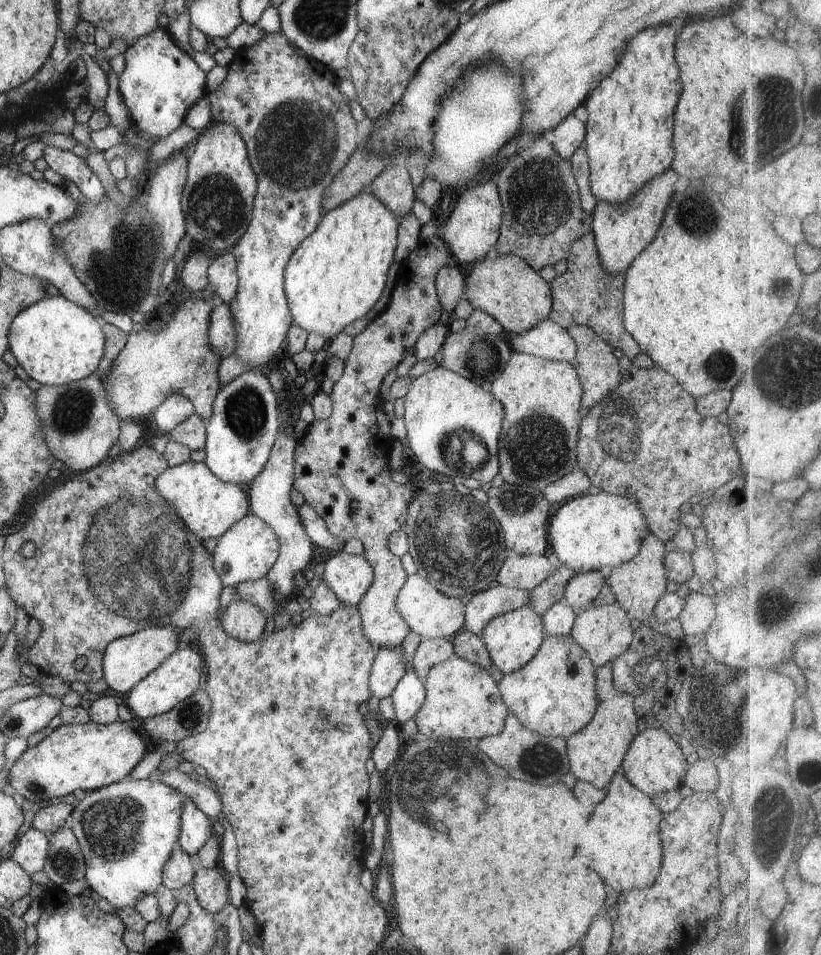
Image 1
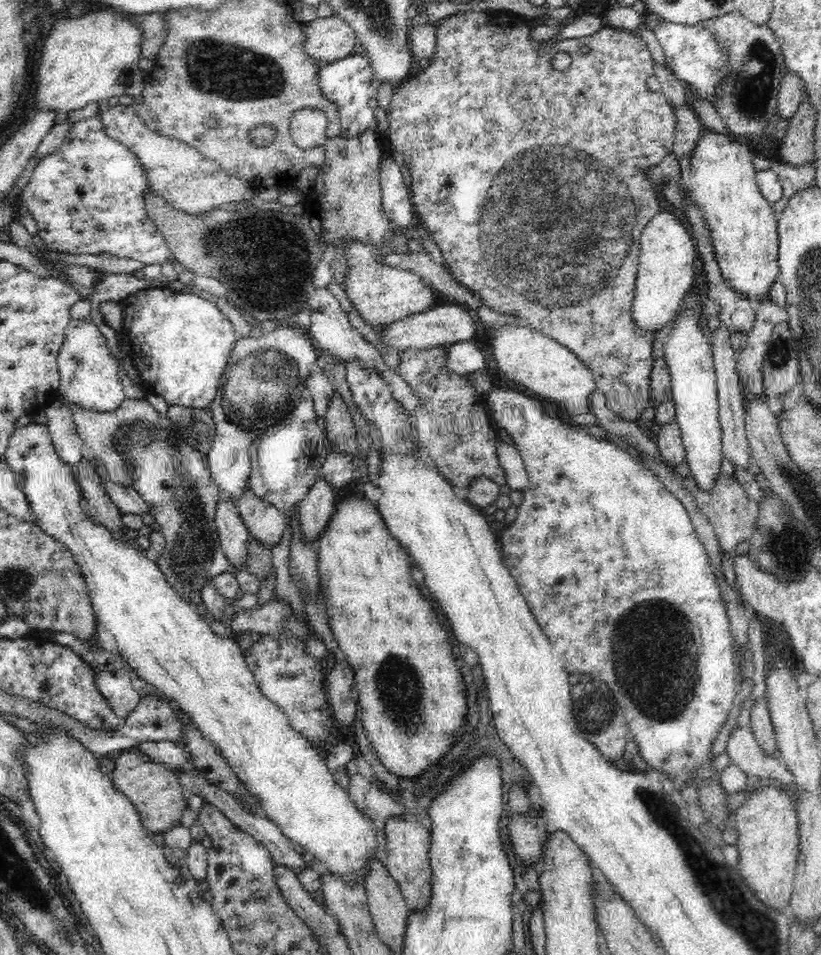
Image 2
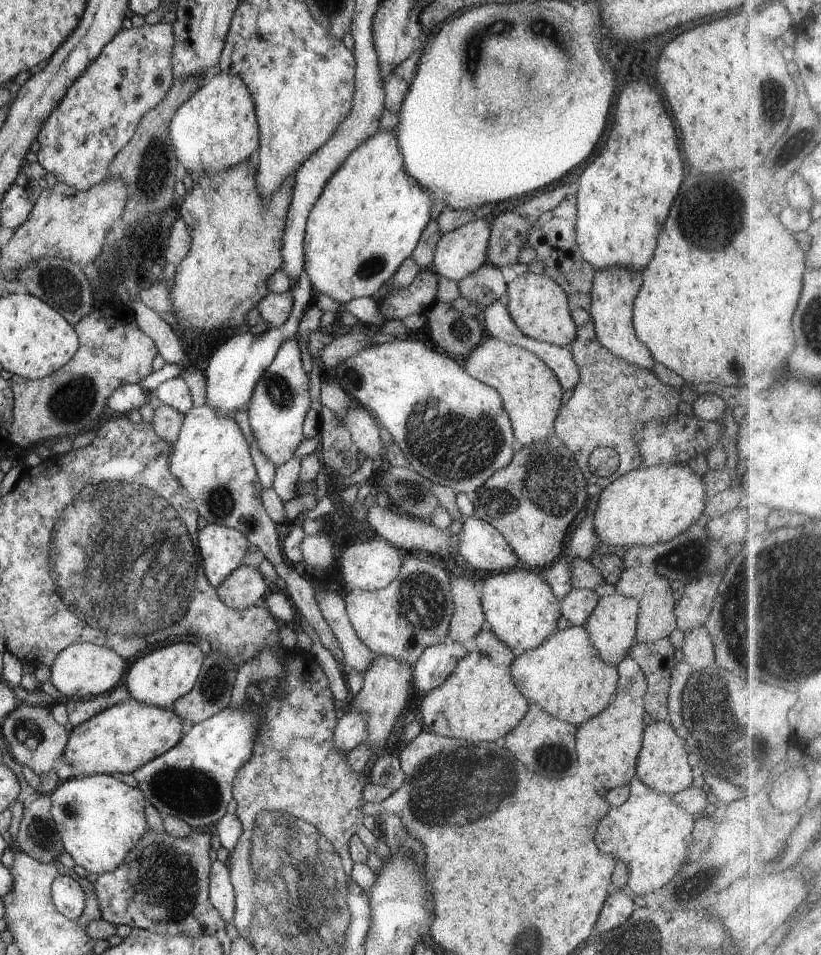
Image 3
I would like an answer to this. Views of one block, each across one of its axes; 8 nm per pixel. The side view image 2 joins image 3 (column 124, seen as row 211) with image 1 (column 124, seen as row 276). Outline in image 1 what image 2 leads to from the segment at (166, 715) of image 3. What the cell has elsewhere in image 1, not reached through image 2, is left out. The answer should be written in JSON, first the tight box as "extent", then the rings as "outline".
{"extent":[9,722,146,802],"outline":[[[132,722],[61,725],[42,742],[28,747],[9,768],[9,791],[22,794],[30,802],[40,802],[72,794],[78,788],[91,792],[117,783],[128,777],[145,755],[146,746],[137,733]]]}

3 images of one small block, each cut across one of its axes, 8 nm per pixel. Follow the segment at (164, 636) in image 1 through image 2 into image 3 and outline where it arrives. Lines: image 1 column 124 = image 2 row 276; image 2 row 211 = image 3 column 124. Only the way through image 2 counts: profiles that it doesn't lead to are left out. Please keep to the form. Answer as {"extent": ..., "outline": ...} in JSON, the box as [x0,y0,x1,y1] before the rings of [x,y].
{"extent":[49,643,126,701],"outline":[[[75,643],[56,656],[50,671],[49,681],[62,694],[62,701],[86,699],[104,695],[118,686],[126,672],[126,660],[110,648],[91,643]]]}

